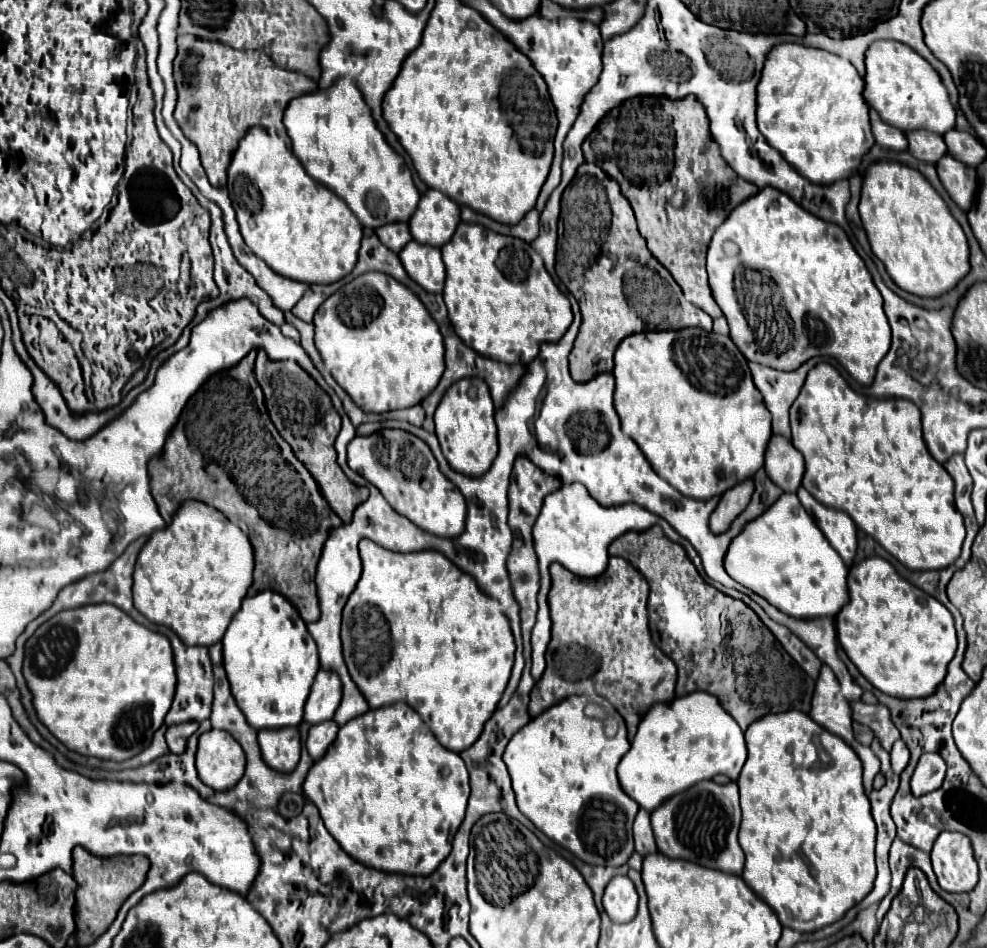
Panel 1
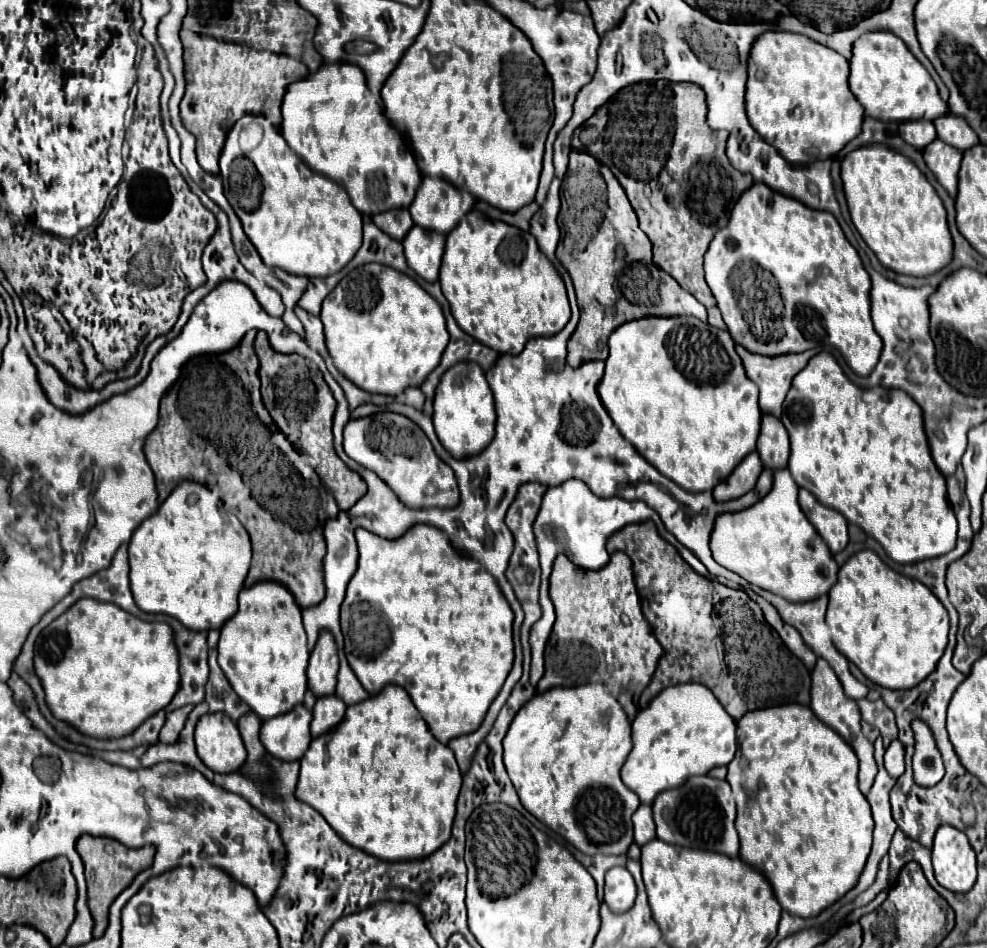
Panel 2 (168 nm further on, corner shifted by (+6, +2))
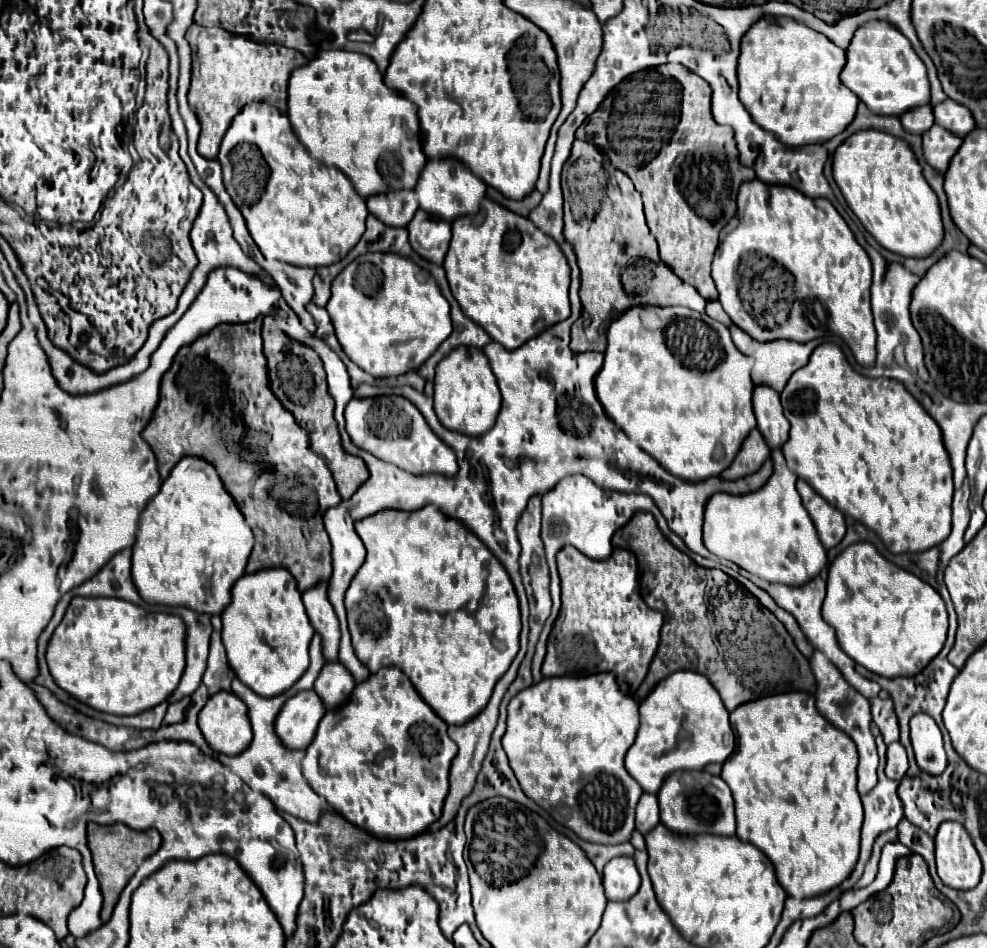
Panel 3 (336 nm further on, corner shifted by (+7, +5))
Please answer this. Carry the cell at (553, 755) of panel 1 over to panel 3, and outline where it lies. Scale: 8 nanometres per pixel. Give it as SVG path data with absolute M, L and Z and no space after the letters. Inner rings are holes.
M606 672L584 678L556 676L544 678L510 700L508 728L502 744L528 798L588 842L622 844L628 842L634 832L634 808L642 796L642 788L624 768L624 756L636 738L638 726L638 704L620 692L614 674ZM558 806L570 808L570 816L564 818L552 810Z

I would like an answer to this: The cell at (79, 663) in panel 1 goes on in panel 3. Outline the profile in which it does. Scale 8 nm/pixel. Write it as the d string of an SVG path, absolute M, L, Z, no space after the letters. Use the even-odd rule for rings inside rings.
M72 598L66 614L64 614L64 620L60 622L60 626L56 628L52 640L50 640L50 646L48 646L48 652L46 652L46 660L48 660L48 668L50 668L50 674L54 676L56 684L60 688L64 688L68 694L72 694L74 698L82 700L84 704L96 708L96 710L102 710L102 712L108 712L108 714L116 714L116 716L132 716L132 714L140 714L148 708L154 708L156 704L164 702L178 686L180 682L180 676L184 672L184 666L186 666L186 624L180 616L174 616L174 614L164 614L164 612L146 612L144 608L128 602L128 600L120 600L120 598Z

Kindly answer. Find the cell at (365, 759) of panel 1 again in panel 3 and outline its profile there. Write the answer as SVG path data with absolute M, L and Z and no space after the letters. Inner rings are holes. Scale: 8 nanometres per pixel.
M386 666L386 668L380 668L378 672L370 674L364 682L356 684L354 692L348 696L348 700L344 704L340 704L340 706L326 712L326 716L318 724L318 730L316 730L316 736L314 736L312 744L306 748L306 756L302 760L302 772L308 778L310 786L320 796L324 796L334 806L334 810L340 816L344 816L348 822L368 830L370 834L374 834L378 838L400 840L400 838L412 838L412 836L422 834L432 822L436 822L440 818L442 802L444 802L444 798L448 794L448 772L450 772L450 764L452 764L456 754L458 754L458 746L448 736L448 724L438 714L434 714L434 710L422 700L422 696L414 690L412 682L406 678L406 674L402 674L402 670L398 670L394 666Z

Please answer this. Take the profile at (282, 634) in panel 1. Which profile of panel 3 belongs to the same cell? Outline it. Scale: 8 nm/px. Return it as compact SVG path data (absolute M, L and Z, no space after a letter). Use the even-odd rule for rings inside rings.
M266 568L254 574L244 574L232 586L232 602L222 612L222 642L226 646L230 666L234 666L236 676L250 686L256 694L272 698L288 690L308 668L308 646L314 636L314 628L302 604L302 594L296 586L294 576L286 568Z

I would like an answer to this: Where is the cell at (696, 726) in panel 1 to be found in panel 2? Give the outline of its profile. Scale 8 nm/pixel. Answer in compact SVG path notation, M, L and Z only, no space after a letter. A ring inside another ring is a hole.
M699 683L663 689L631 725L633 749L621 767L623 783L651 805L657 793L683 785L689 777L707 775L713 767L729 765L737 751L735 721L719 705L715 695Z

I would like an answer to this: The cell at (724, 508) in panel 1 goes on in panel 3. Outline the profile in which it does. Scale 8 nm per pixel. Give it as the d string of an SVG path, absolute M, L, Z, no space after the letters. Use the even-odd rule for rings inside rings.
M754 428L742 442L732 466L722 472L722 478L730 478L730 480L736 480L736 478L742 478L742 476L748 476L748 474L754 474L760 470L762 462L770 456L770 448L764 440L764 436Z

